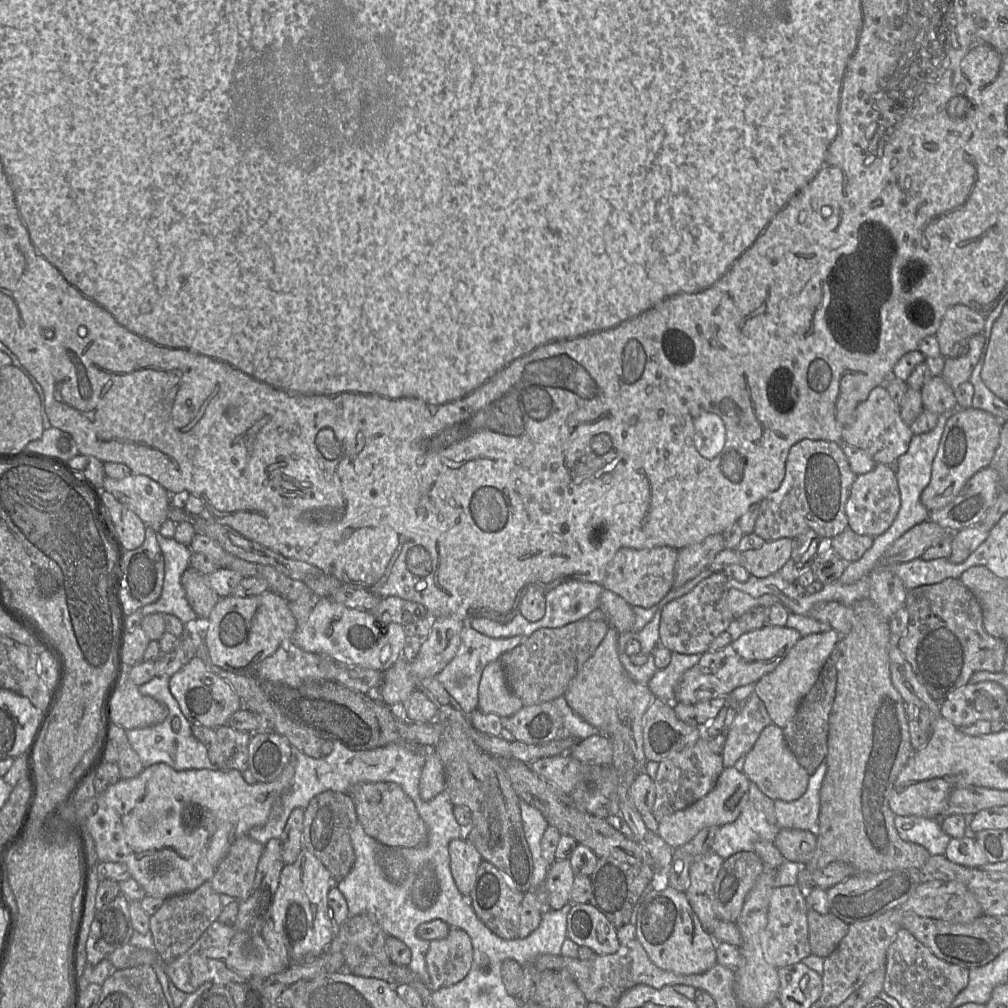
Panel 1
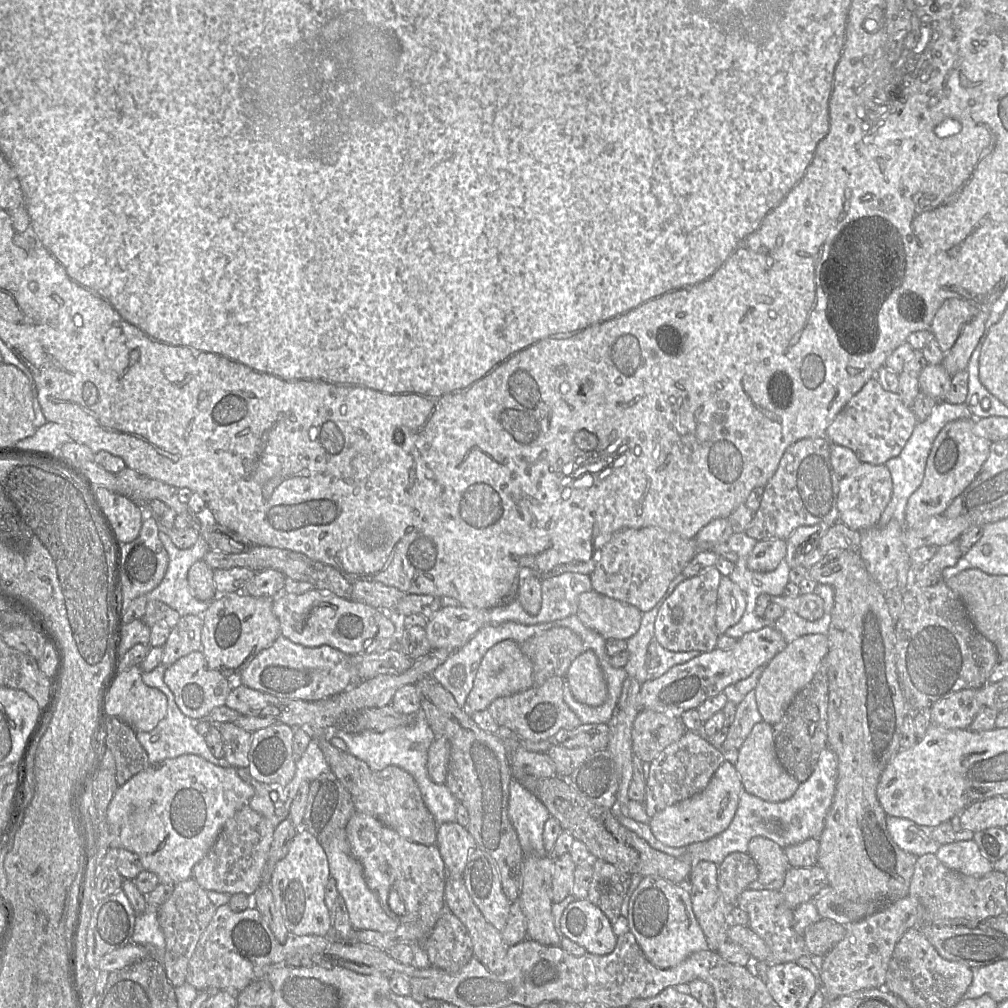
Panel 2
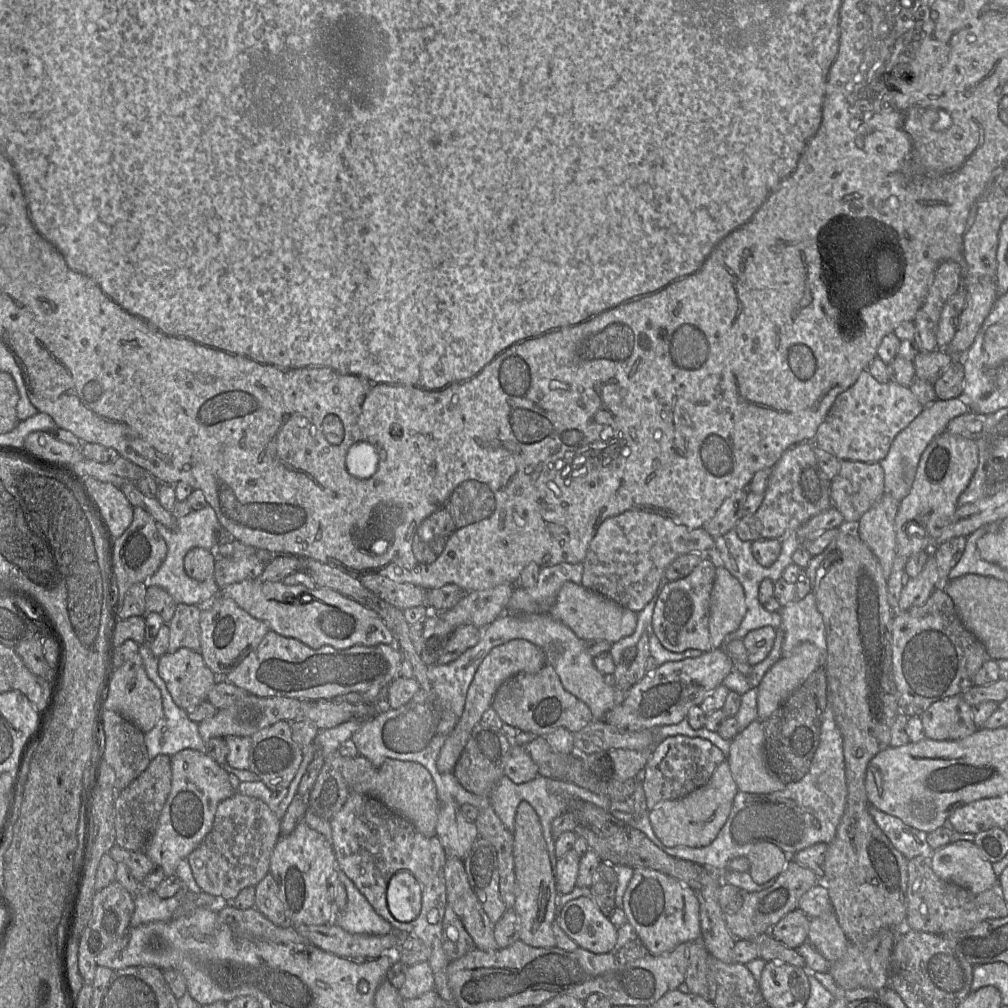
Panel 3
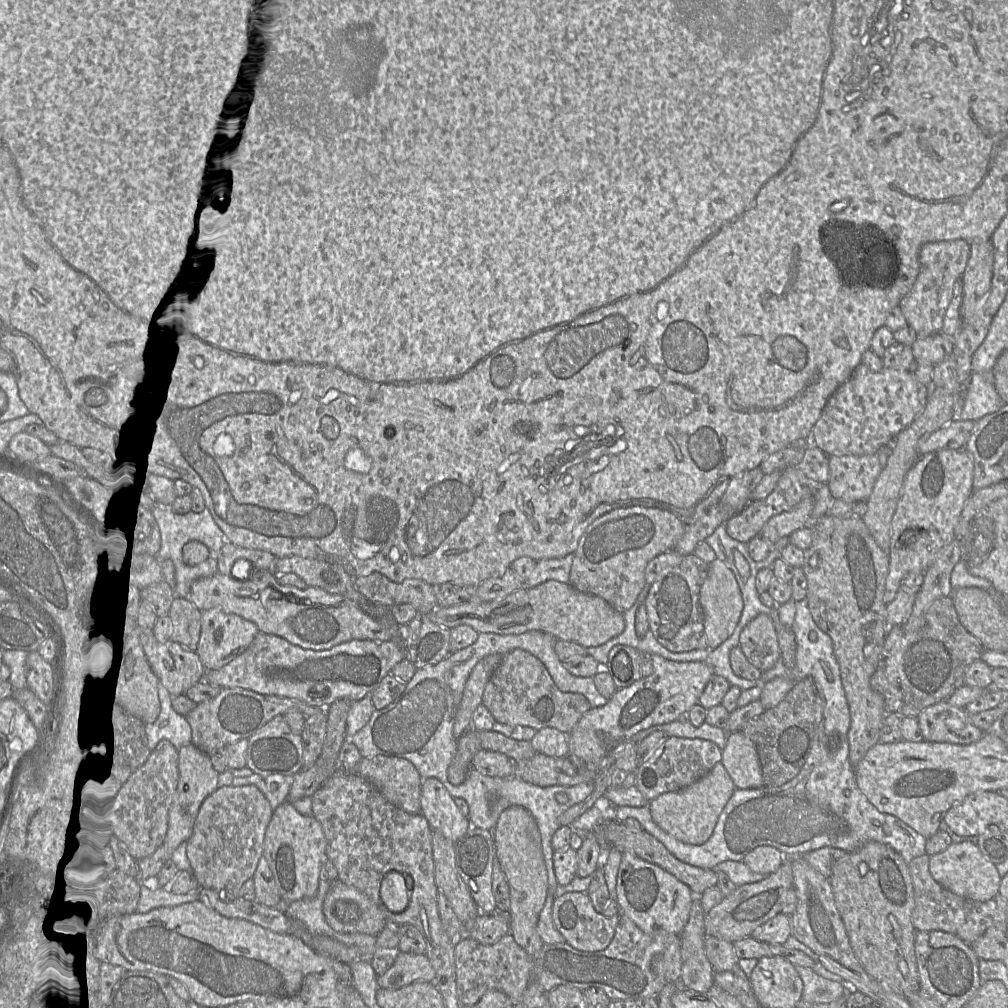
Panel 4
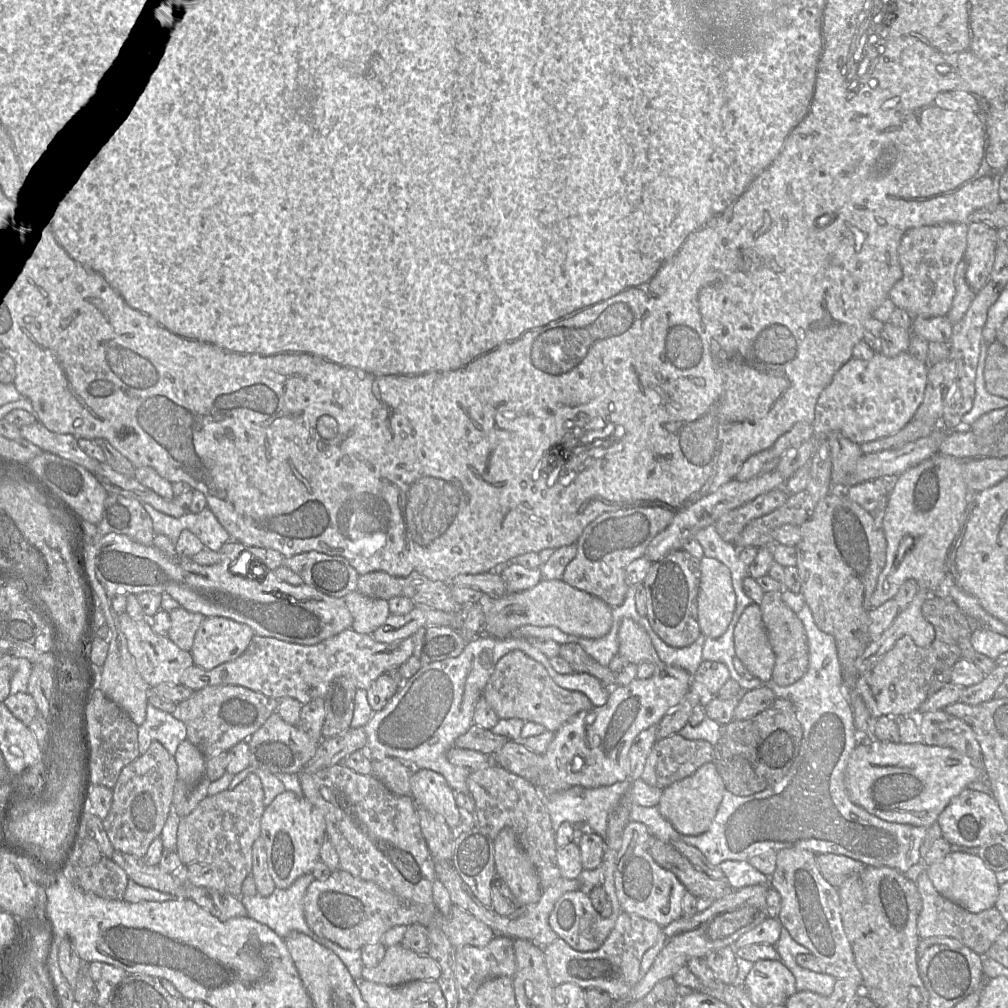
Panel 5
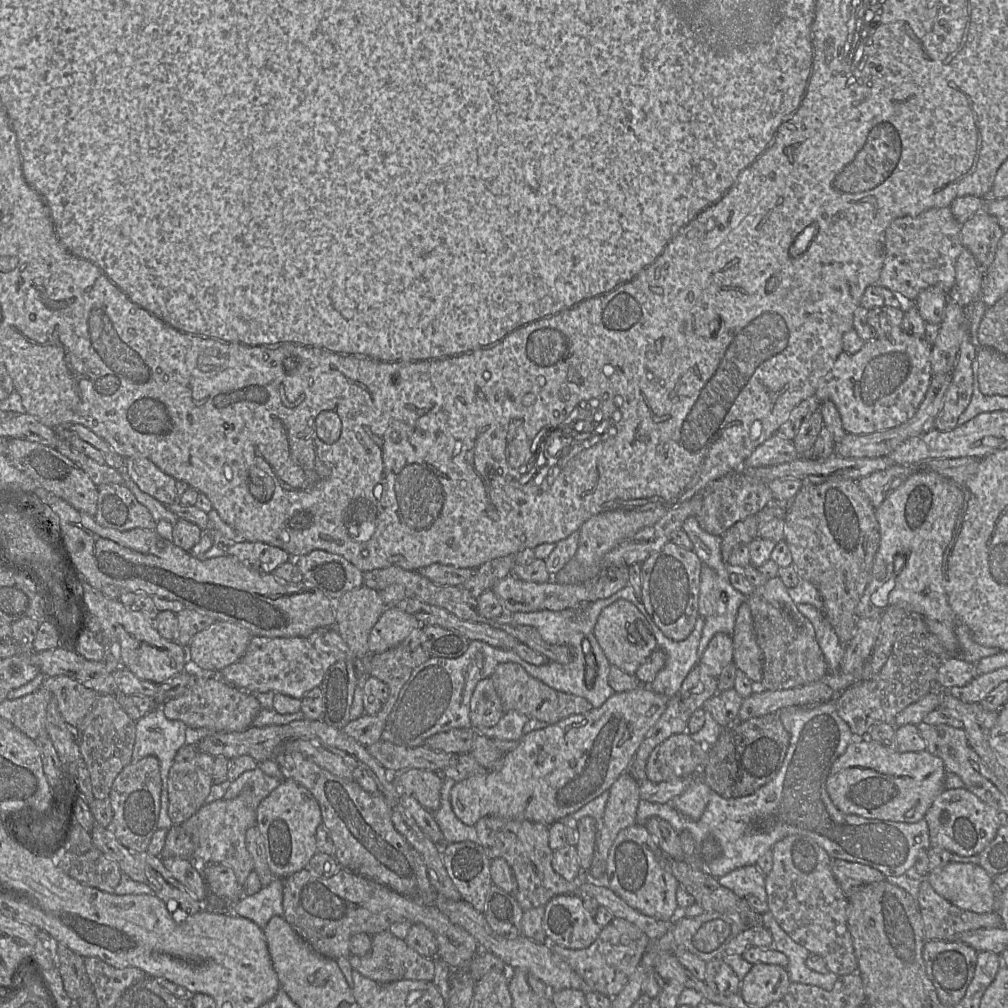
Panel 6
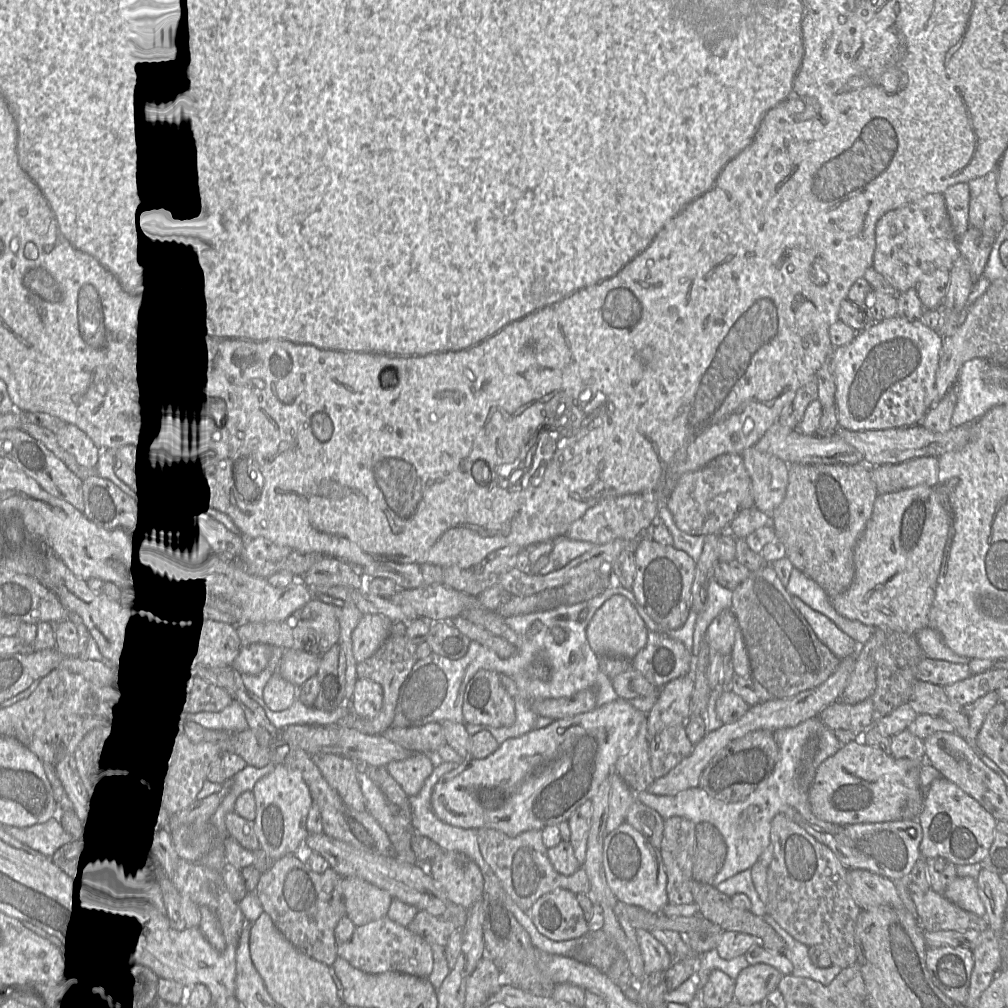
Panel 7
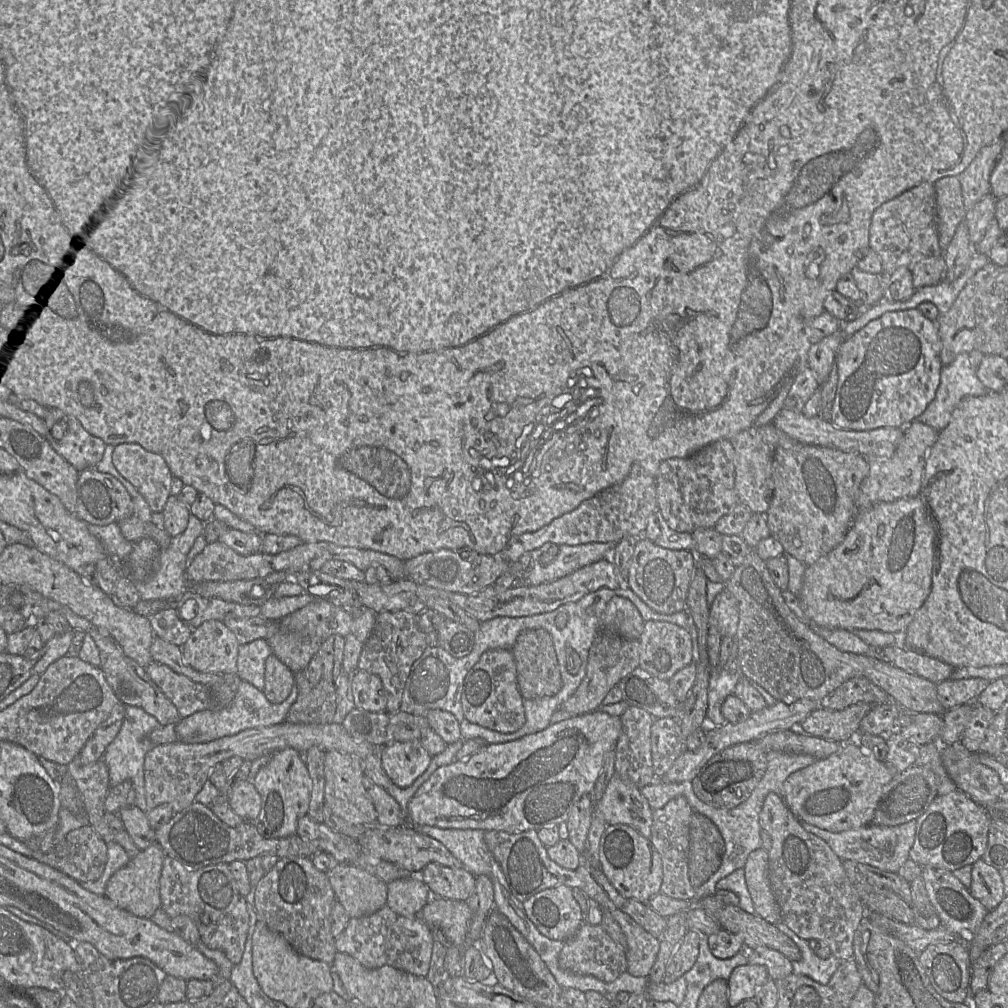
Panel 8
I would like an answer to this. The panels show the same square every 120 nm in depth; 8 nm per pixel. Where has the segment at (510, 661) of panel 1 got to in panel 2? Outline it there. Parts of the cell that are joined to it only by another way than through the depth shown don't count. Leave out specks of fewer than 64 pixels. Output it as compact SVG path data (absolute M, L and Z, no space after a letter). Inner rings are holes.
M566 627L541 632L520 646L532 662L535 686L554 676L566 678L572 662L585 652L580 637Z

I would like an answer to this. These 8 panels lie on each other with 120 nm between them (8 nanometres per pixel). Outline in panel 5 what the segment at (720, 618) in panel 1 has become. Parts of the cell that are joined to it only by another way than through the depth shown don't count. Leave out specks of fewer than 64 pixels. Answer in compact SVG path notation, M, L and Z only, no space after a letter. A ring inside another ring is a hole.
M680 549L653 562L642 585L646 598L646 618L654 632L669 646L682 648L701 634L697 618L700 560Z

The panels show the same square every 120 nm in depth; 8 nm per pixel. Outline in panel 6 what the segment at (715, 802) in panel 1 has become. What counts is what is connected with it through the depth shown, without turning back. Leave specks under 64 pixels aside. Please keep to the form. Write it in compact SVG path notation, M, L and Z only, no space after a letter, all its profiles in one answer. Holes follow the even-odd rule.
M698 776L684 792L673 798L670 803L683 816L691 820L698 820L707 806L711 790L701 776Z

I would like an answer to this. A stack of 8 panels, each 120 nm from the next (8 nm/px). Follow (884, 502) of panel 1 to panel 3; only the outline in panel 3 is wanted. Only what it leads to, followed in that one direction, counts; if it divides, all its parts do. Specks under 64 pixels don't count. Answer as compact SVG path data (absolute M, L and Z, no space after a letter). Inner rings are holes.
M841 460L841 469L831 480L830 496L833 505L844 517L845 524L856 525L862 516L885 494L884 469L879 462L866 463Z

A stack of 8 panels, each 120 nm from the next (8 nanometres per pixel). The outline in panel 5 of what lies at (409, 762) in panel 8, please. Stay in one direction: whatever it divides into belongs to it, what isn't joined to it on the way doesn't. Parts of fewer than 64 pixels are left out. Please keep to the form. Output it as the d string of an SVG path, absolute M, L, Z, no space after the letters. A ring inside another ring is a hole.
M414 769L410 787L417 807L438 816L452 829L458 826L461 815L453 799L455 791L442 775L428 769Z

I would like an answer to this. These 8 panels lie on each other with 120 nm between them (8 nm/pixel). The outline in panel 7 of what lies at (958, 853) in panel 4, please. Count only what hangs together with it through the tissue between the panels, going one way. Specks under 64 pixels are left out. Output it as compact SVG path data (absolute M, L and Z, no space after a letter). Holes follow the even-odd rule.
M957 876L947 886L943 896L961 909L984 917L986 910L977 891L976 879Z

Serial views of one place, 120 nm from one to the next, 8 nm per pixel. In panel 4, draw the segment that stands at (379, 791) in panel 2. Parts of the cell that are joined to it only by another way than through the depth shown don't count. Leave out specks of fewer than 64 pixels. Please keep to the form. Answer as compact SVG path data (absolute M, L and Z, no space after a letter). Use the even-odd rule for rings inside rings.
M377 755L363 758L357 766L348 771L371 782L382 795L395 806L410 814L421 814L421 785L423 779L416 767L408 760L392 756Z

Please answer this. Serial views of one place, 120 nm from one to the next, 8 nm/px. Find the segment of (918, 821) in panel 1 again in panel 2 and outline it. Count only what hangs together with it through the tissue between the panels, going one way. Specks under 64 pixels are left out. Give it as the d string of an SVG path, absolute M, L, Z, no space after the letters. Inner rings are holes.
M886 815L886 824L899 848L917 857L928 853L936 854L941 846L932 837L935 827L919 825L909 819L892 815Z

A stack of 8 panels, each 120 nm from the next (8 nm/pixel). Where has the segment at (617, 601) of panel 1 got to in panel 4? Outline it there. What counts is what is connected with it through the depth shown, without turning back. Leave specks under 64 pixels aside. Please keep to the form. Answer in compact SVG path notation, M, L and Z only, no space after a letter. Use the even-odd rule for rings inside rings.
M547 580L535 587L522 587L503 599L481 602L475 599L437 607L426 614L434 623L445 628L468 625L478 633L518 635L531 630L543 631L556 639L572 641L584 648L596 647L621 634L625 628L623 613L616 611L604 599L582 593L569 583Z

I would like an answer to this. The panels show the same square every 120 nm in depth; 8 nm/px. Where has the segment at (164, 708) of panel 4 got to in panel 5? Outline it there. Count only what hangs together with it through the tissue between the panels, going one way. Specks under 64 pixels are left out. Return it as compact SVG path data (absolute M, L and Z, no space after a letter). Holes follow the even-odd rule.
M148 703L146 719L138 726L139 755L144 755L153 742L159 742L171 756L175 756L179 744L184 740L187 740L184 723Z

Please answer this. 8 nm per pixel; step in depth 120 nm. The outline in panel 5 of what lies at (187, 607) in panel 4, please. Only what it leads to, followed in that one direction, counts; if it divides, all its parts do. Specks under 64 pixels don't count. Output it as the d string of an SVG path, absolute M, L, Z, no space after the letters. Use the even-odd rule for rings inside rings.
M182 606L169 612L171 627L168 638L179 648L190 651L194 636L205 616L186 610Z

